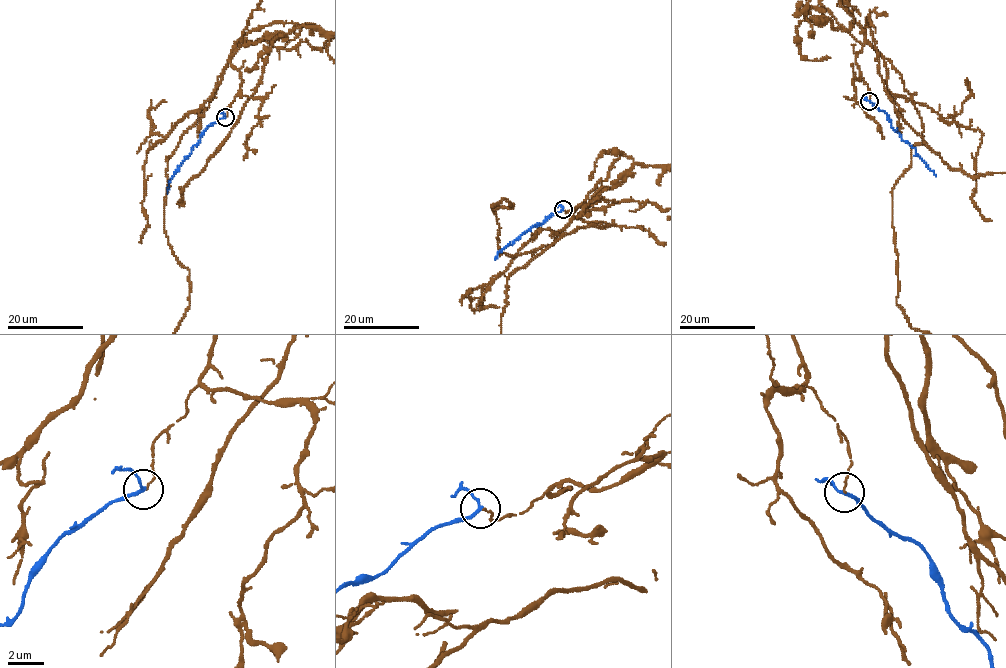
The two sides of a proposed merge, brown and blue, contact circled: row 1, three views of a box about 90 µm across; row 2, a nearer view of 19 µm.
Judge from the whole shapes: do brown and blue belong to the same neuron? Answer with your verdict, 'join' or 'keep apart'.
keep apart

